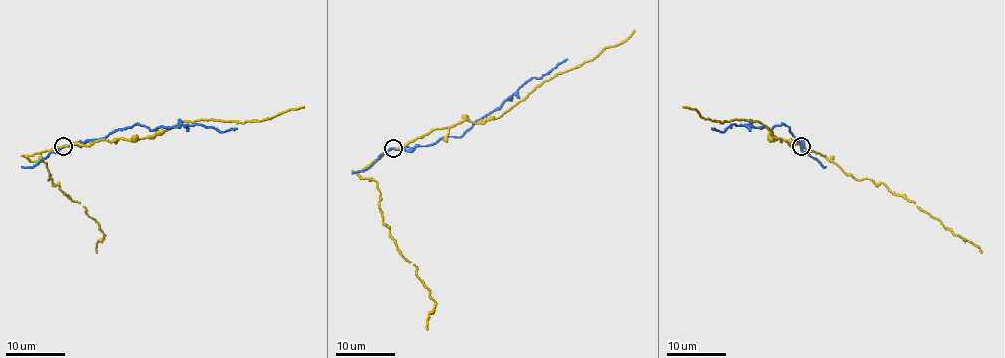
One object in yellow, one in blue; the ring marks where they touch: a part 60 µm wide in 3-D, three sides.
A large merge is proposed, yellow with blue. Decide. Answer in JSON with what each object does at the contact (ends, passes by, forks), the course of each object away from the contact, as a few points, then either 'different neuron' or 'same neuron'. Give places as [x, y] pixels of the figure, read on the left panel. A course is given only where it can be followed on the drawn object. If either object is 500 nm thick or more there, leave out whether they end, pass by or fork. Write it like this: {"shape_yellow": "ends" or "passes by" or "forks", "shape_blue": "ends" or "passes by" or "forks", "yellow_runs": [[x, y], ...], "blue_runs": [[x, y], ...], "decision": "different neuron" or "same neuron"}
{"shape_yellow": "passes by", "shape_blue": "passes by", "yellow_runs": [[63, 147], [90, 145], [104, 139], [153, 136], [183, 121], [242, 123], [266, 120], [303, 107]], "blue_runs": [[63, 147], [82, 145], [116, 130], [144, 124], [152, 129], [195, 124], [221, 132], [236, 127]], "decision": "different neuron"}

